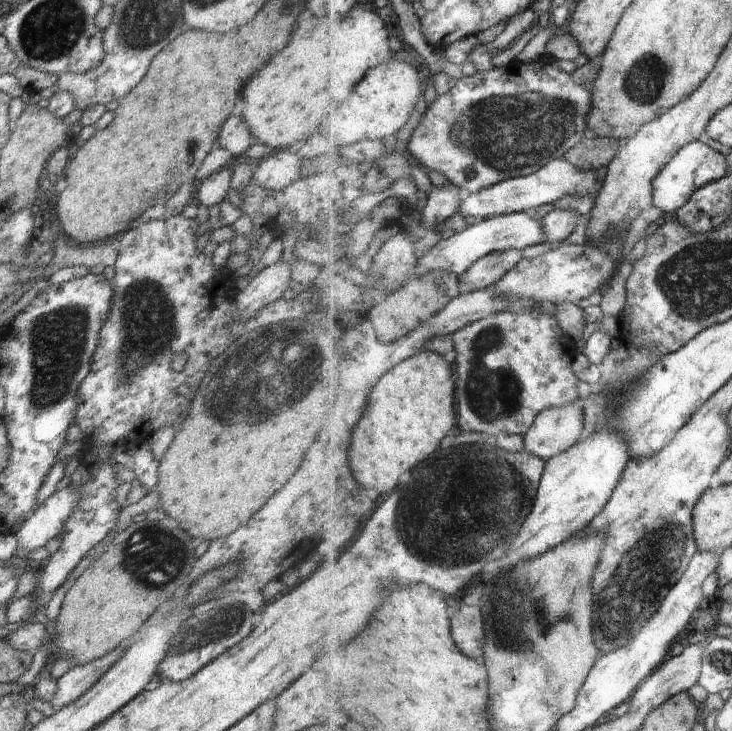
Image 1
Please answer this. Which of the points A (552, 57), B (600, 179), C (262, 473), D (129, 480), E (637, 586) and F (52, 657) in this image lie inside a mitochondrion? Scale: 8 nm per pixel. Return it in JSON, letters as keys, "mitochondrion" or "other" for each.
{"A":"other","B":"other","C":"other","D":"other","E":"mitochondrion","F":"other"}

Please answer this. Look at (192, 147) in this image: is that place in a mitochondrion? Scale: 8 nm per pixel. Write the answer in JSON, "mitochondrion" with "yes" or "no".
{"mitochondrion":"no"}

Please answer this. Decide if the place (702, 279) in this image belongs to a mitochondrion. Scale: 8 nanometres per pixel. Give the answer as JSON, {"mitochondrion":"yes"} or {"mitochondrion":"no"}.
{"mitochondrion":"yes"}

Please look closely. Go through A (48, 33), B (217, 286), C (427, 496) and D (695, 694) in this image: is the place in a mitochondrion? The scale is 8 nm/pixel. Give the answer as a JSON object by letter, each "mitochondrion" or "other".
{"A":"mitochondrion","B":"other","C":"mitochondrion","D":"other"}

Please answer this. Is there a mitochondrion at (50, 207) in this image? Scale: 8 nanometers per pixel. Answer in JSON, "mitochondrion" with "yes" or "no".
{"mitochondrion":"no"}

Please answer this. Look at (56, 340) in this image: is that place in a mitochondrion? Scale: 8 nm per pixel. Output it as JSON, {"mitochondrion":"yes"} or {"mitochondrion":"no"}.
{"mitochondrion":"yes"}

